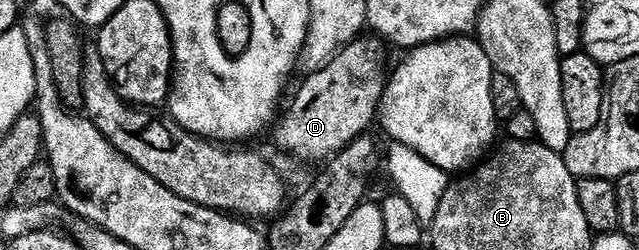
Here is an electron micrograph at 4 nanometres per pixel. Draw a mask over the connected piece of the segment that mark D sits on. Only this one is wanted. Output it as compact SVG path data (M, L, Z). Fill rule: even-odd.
M381 39L352 41L332 61L318 71L307 75L302 89L294 96L290 109L273 129L274 140L282 152L303 160L306 164L329 162L340 155L354 140L370 132L378 107L388 83L388 68L382 65ZM278 128L278 129L277 129Z

